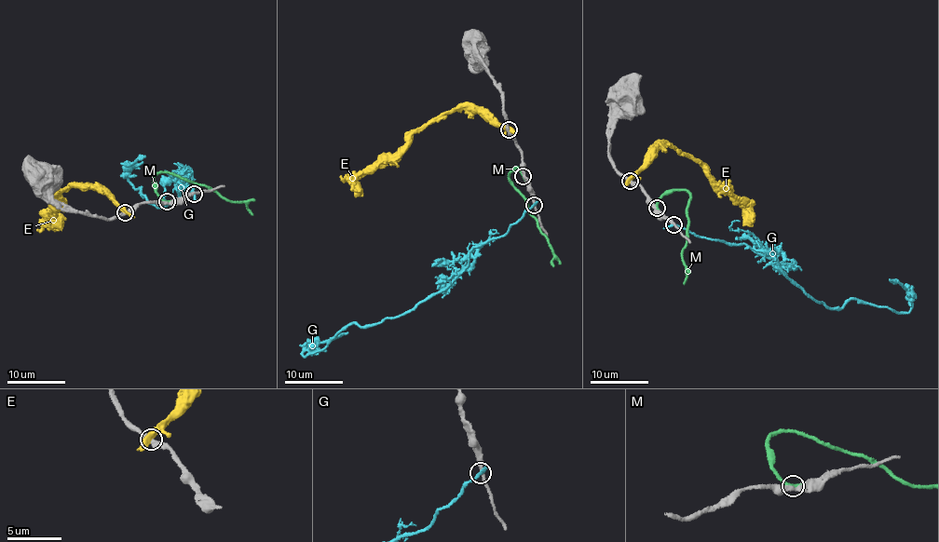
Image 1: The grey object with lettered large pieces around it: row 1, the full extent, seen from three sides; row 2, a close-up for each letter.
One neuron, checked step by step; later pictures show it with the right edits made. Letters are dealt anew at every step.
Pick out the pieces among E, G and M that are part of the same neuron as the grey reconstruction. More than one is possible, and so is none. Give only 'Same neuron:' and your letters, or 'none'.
Same neuron: M

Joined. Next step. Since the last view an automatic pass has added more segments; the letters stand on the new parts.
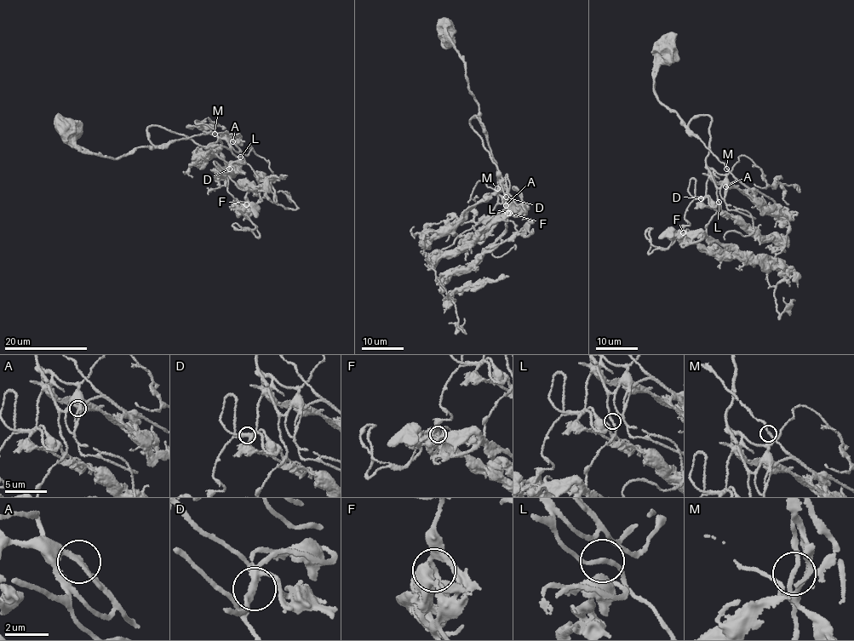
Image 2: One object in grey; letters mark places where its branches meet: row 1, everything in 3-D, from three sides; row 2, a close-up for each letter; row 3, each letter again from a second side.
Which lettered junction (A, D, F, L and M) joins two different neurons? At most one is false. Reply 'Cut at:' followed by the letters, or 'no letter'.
Cut at: no letter

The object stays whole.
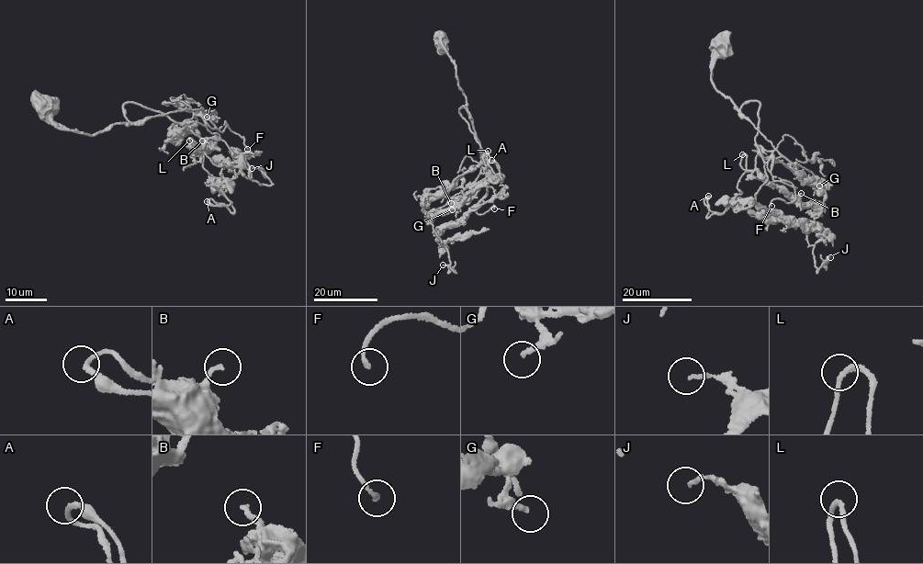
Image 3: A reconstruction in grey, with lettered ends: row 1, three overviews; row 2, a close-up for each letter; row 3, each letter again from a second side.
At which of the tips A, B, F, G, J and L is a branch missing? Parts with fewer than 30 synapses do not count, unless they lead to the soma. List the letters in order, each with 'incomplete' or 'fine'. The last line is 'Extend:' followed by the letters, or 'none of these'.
A: fine
B: fine
F: fine
G: fine
J: fine
L: fine
Extend: none of these

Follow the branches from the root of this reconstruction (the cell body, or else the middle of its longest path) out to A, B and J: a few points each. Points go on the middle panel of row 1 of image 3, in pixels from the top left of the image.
A: (441, 39), (454, 61), (494, 183), (500, 175), (491, 160)
B: (441, 39), (454, 61), (487, 174), (467, 195), (451, 203)
J: (441, 39), (454, 61), (487, 174), (467, 195), (431, 219), (455, 272), (443, 265)

